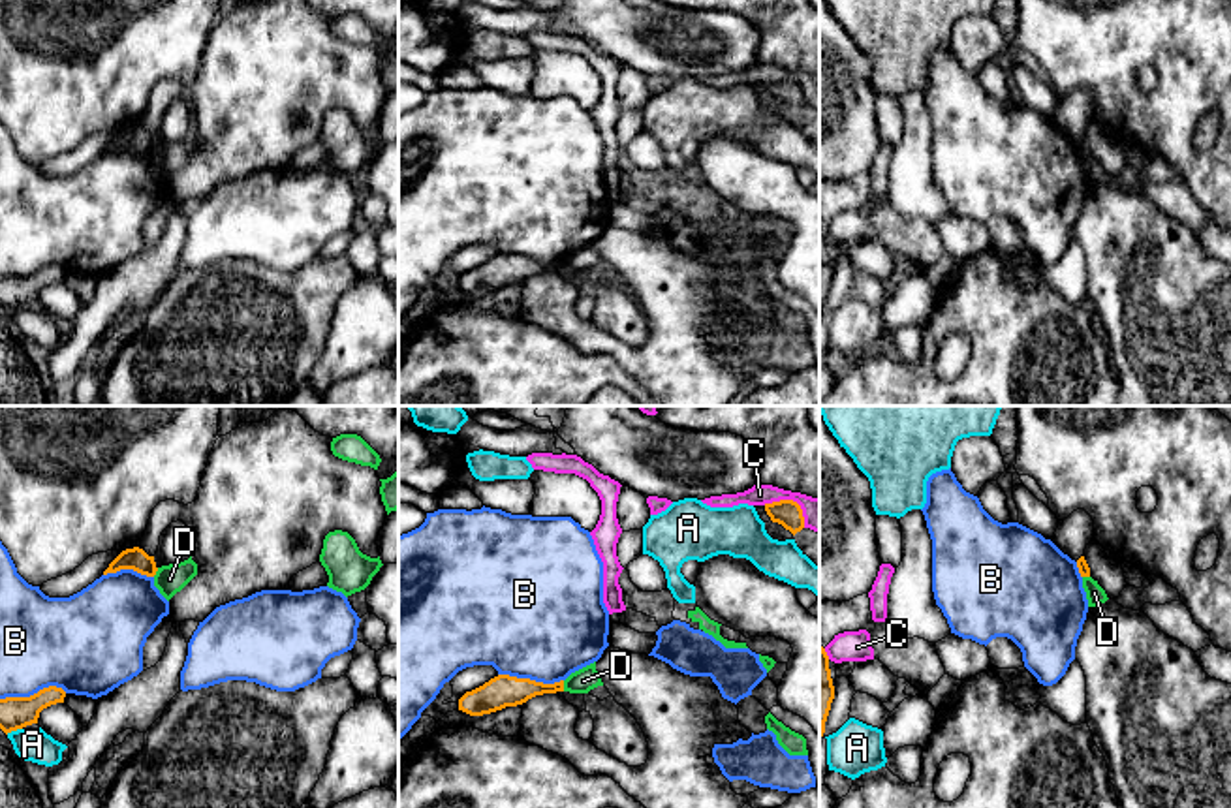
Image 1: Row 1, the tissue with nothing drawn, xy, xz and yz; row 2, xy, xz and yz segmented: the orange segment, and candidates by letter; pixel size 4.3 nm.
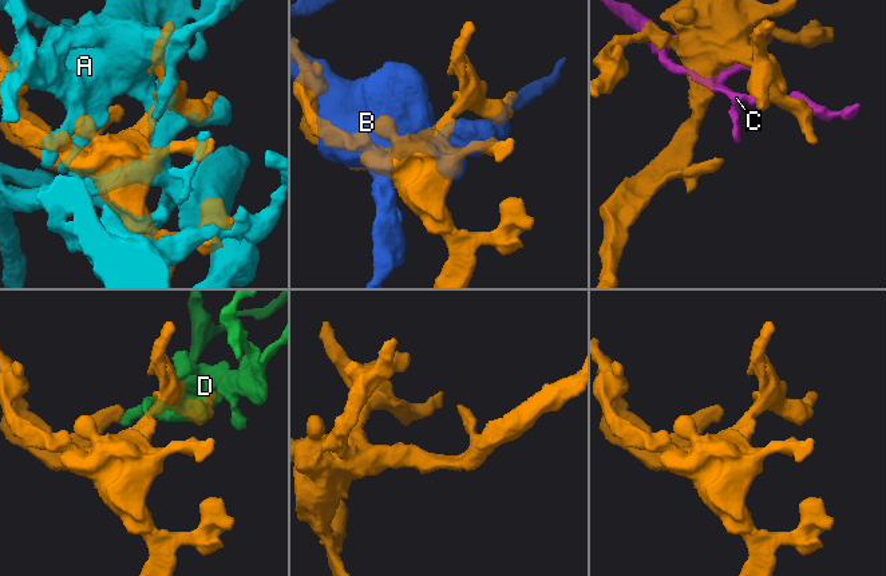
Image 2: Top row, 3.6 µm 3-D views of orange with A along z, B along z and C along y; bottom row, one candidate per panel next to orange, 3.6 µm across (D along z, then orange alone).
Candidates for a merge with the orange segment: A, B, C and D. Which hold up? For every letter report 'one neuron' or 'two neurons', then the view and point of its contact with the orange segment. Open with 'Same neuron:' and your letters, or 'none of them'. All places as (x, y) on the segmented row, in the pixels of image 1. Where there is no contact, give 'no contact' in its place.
Same neuron: none of them
A: two neurons | xy (14, 730)
B: two neurons | xy (34, 694)
C: two neurons | xz (792, 500)
D: two neurons | xz (562, 686)

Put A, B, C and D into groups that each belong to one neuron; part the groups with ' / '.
A / B / C / D

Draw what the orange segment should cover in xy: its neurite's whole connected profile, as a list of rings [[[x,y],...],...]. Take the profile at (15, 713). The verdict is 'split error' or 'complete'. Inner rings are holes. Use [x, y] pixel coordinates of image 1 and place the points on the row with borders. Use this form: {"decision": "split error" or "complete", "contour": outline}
{"decision": "complete", "contour": [[[56,686],[39,690],[30,697],[0,699],[0,729],[8,735],[38,723],[39,712],[51,705],[64,703],[66,691]]]}

